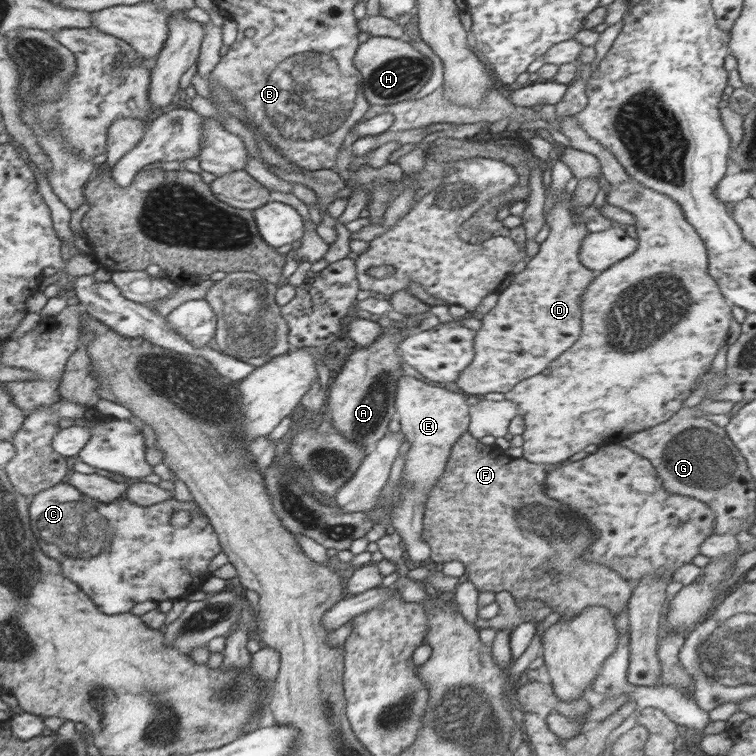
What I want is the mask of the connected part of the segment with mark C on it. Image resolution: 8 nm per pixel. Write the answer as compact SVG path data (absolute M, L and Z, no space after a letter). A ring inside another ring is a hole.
M62 482L36 494L29 510L30 530L38 540L40 552L62 563L64 575L79 584L104 614L130 613L136 604L148 600L174 602L183 596L191 598L208 581L212 558L222 552L218 535L194 501L171 499L153 506L138 506L123 496L118 501L100 502L72 484ZM181 509L190 514L186 527L172 525L174 514Z

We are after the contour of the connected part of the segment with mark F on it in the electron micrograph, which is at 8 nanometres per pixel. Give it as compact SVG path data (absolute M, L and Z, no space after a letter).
M466 431L452 446L446 470L438 478L426 502L420 538L431 546L431 560L442 564L463 562L469 580L480 592L506 590L515 601L541 600L551 606L553 612L560 614L562 620L570 620L590 606L607 608L616 617L627 608L634 586L630 586L613 569L583 558L593 543L591 526L584 526L582 518L566 504L549 498L546 487L546 478L552 470L586 456L589 456L588 452L581 451L562 464L536 464L523 457L511 458L503 451L498 452L495 445L484 447L480 439Z

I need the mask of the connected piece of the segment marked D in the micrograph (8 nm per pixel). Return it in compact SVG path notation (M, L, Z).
M566 191L557 196L554 206L545 217L545 222L550 226L550 232L546 240L539 244L540 251L530 262L526 263L523 271L514 275L512 283L499 292L497 303L492 310L480 317L482 325L475 334L474 358L455 380L456 386L467 396L485 395L488 392L507 393L525 378L536 376L542 372L578 340L581 333L581 298L586 287L599 275L597 271L586 268L579 258L580 245L588 233L587 222L600 215L626 227L635 225L635 216L608 202L600 208L593 204L587 206L578 216L573 213L572 198L573 194L567 194Z

